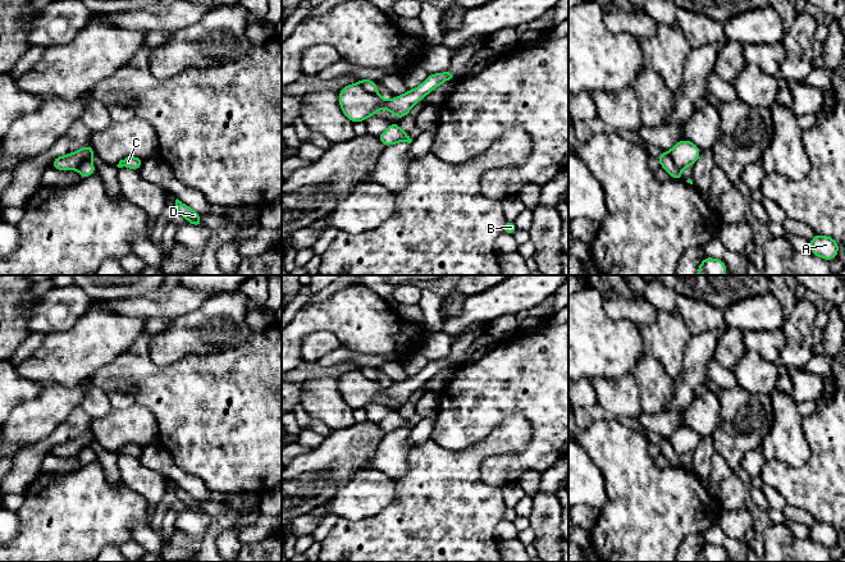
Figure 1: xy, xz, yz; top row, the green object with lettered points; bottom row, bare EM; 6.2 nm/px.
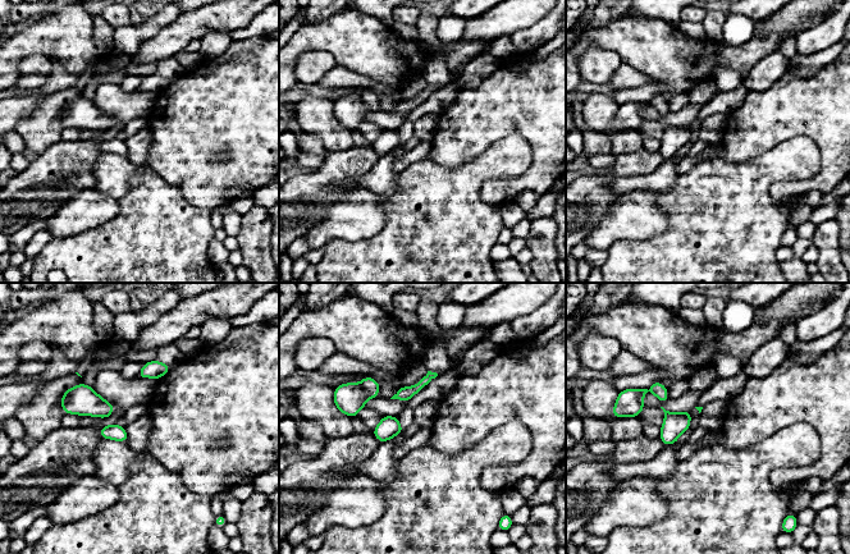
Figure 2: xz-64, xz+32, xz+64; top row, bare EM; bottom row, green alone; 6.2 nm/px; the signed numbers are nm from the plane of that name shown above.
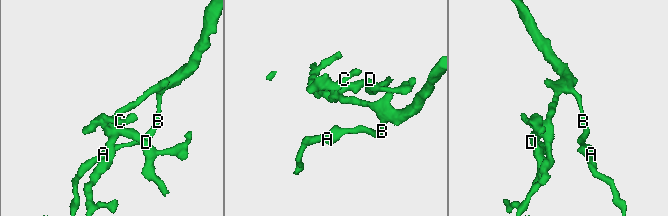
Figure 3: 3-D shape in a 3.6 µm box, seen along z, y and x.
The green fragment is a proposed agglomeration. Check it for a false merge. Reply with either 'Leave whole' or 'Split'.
Split

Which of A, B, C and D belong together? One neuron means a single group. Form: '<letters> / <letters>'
A B D / C

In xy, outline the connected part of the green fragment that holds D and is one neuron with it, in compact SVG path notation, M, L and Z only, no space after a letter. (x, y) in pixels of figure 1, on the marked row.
M178 198L175 200L175 207L178 210L178 214L183 215L188 223L202 228L202 223L200 219L200 214L193 211L191 207L188 207L184 202L179 201Z

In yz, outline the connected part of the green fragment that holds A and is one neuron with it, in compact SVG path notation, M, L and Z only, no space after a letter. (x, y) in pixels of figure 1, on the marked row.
M816 234L809 241L810 248L809 251L819 257L823 257L828 261L837 257L839 245L833 238L828 236Z

